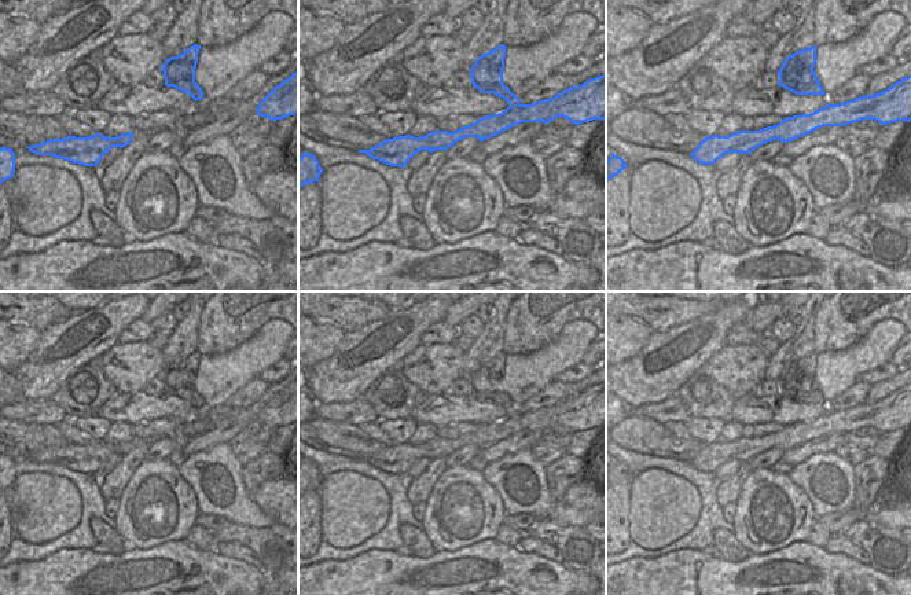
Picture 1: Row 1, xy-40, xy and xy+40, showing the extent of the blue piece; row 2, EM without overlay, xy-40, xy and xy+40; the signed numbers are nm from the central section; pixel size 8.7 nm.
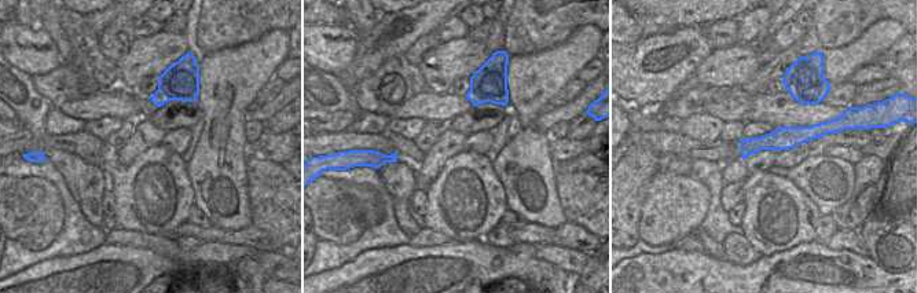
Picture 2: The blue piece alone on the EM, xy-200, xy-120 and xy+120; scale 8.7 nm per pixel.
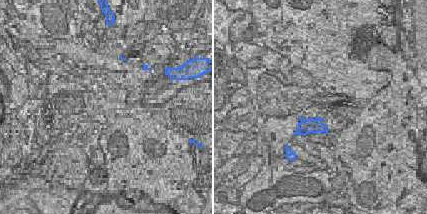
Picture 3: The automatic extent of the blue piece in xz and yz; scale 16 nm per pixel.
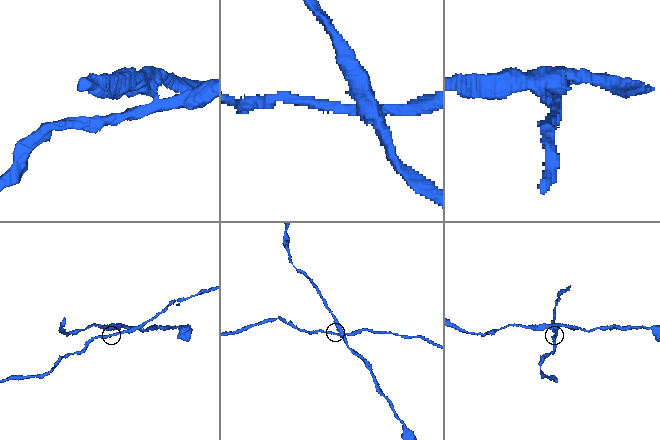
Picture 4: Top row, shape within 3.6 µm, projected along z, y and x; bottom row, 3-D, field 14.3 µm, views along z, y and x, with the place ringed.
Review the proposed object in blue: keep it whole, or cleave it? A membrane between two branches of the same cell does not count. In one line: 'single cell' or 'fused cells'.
fused cells

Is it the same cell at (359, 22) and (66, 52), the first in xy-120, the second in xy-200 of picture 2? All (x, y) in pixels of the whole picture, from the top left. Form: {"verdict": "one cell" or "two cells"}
{"verdict": "one cell"}

